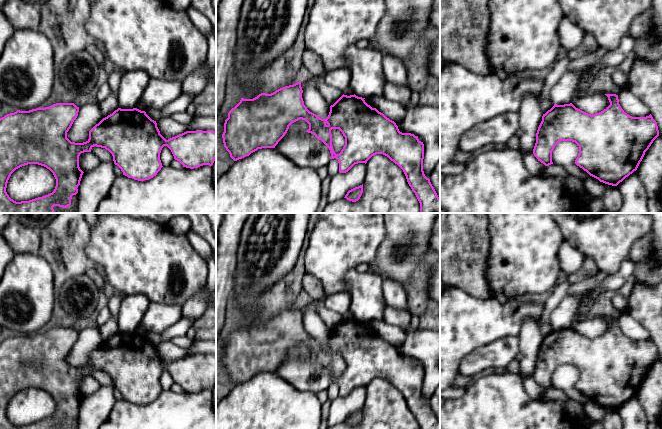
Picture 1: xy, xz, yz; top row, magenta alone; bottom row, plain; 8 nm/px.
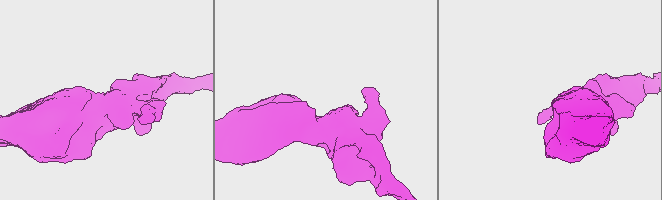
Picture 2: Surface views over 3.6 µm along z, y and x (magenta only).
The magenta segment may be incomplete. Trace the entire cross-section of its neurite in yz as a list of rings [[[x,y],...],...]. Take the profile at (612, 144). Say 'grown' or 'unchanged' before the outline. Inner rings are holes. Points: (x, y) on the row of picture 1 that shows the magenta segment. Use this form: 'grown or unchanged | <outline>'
unchanged | [[[605,94],[610,105],[596,114],[588,114],[572,103],[557,105],[542,116],[536,133],[534,156],[545,166],[553,164],[552,151],[561,141],[572,141],[579,146],[575,164],[590,176],[608,185],[617,186],[637,170],[645,152],[659,136],[656,121],[652,115],[632,117],[624,112],[619,104],[618,95]]]

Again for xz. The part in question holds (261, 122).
unchanged | [[[301,81],[285,86],[271,94],[261,93],[253,99],[241,98],[240,102],[228,113],[222,134],[224,147],[230,157],[237,161],[262,148],[275,148],[285,136],[289,126],[302,119],[309,124],[308,133],[314,134],[330,150],[331,159],[336,158],[339,172],[348,172],[355,164],[367,163],[376,154],[383,154],[397,164],[404,172],[407,182],[420,203],[420,213],[440,213],[440,198],[430,179],[423,171],[424,144],[411,133],[399,131],[396,123],[376,108],[365,102],[365,98],[342,95],[333,105],[326,119],[310,112],[304,105]],[[332,129],[339,129],[345,137],[345,145],[339,154],[332,146]]]

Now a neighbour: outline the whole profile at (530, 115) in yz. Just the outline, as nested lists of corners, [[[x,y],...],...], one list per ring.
[[[525,94],[518,113],[520,128],[524,132],[519,137],[520,149],[533,151],[536,133],[543,116],[537,95]]]

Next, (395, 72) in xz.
[[[383,52],[382,67],[386,82],[393,83],[395,85],[403,85],[405,88],[409,88],[407,71],[401,60]]]

